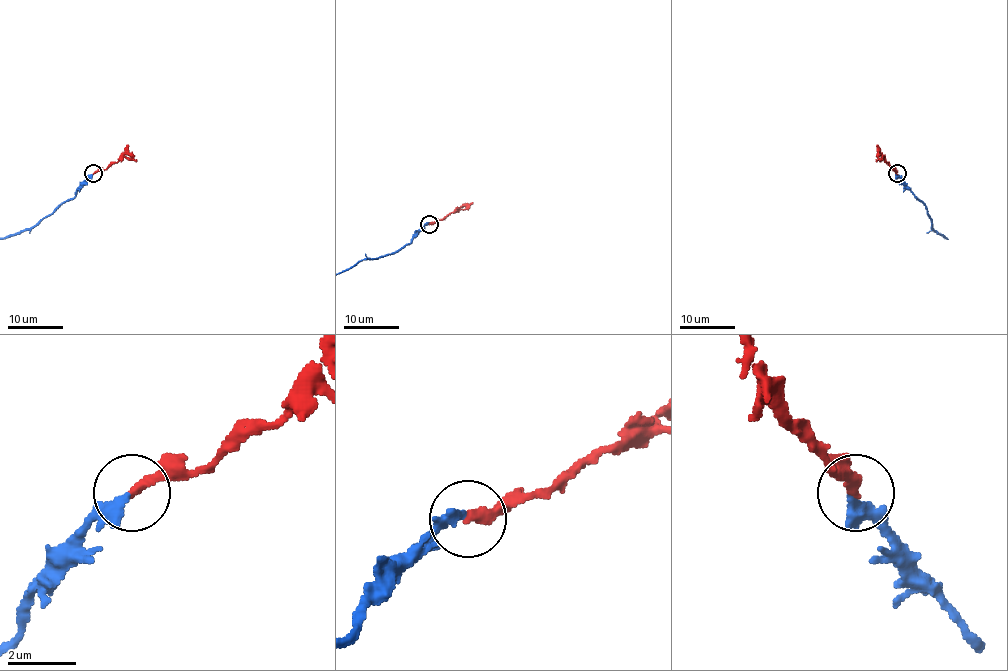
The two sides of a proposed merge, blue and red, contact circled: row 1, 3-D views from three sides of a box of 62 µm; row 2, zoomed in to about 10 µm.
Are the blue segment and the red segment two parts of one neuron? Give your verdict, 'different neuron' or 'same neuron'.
same neuron

